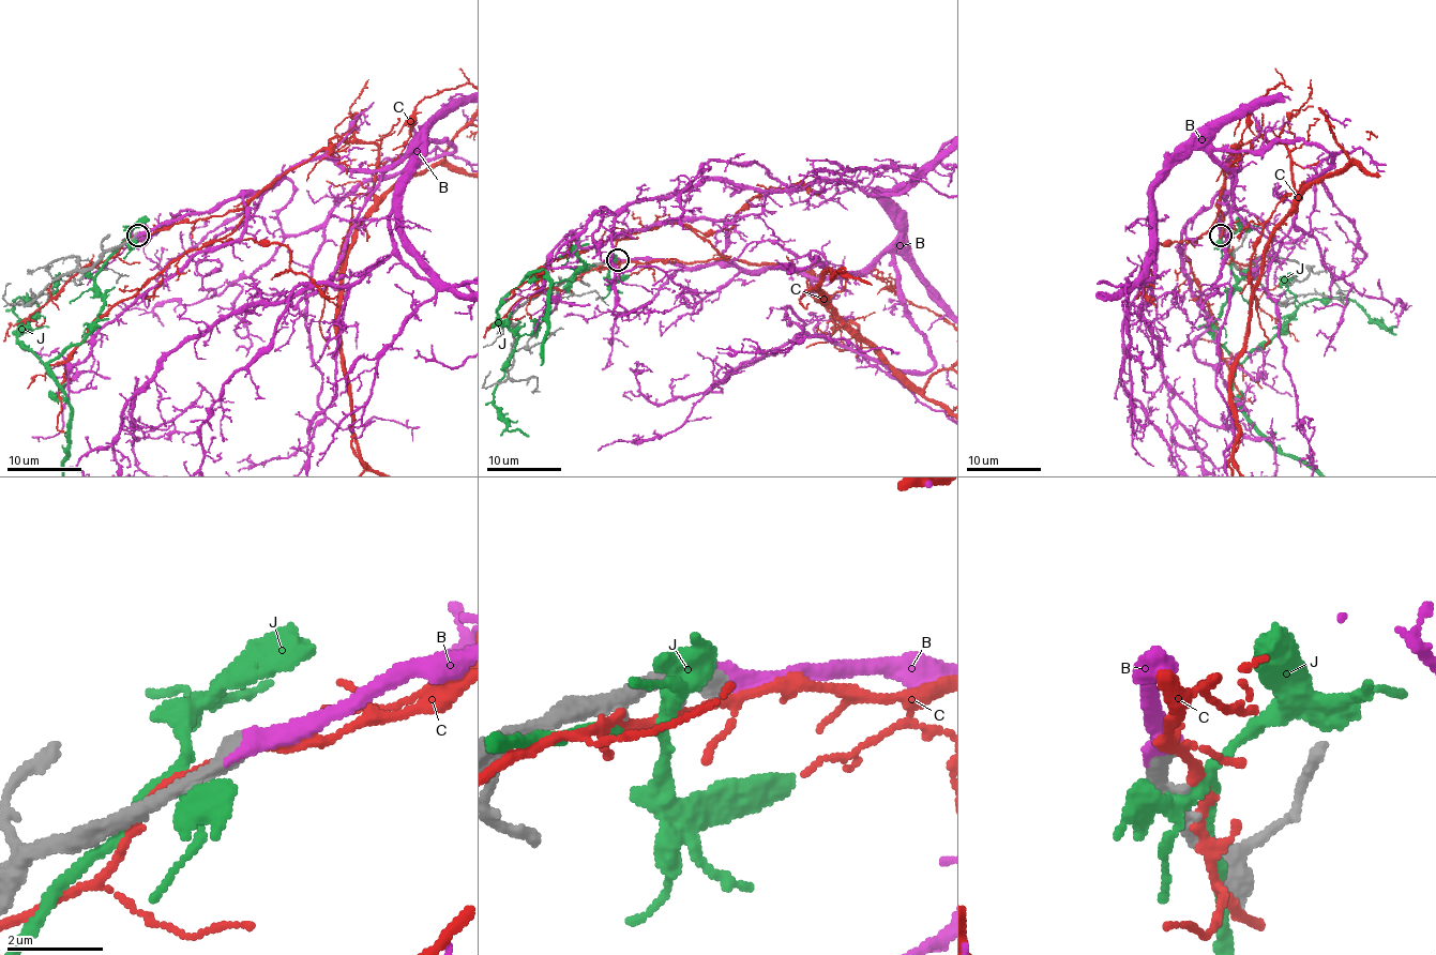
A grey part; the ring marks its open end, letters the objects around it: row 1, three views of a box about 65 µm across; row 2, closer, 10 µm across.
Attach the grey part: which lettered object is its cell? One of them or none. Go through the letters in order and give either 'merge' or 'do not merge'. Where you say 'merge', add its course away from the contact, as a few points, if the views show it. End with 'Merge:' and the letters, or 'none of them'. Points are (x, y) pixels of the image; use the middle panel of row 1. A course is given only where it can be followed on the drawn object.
B: merge
C: do not merge
J: do not merge
Merge: B

